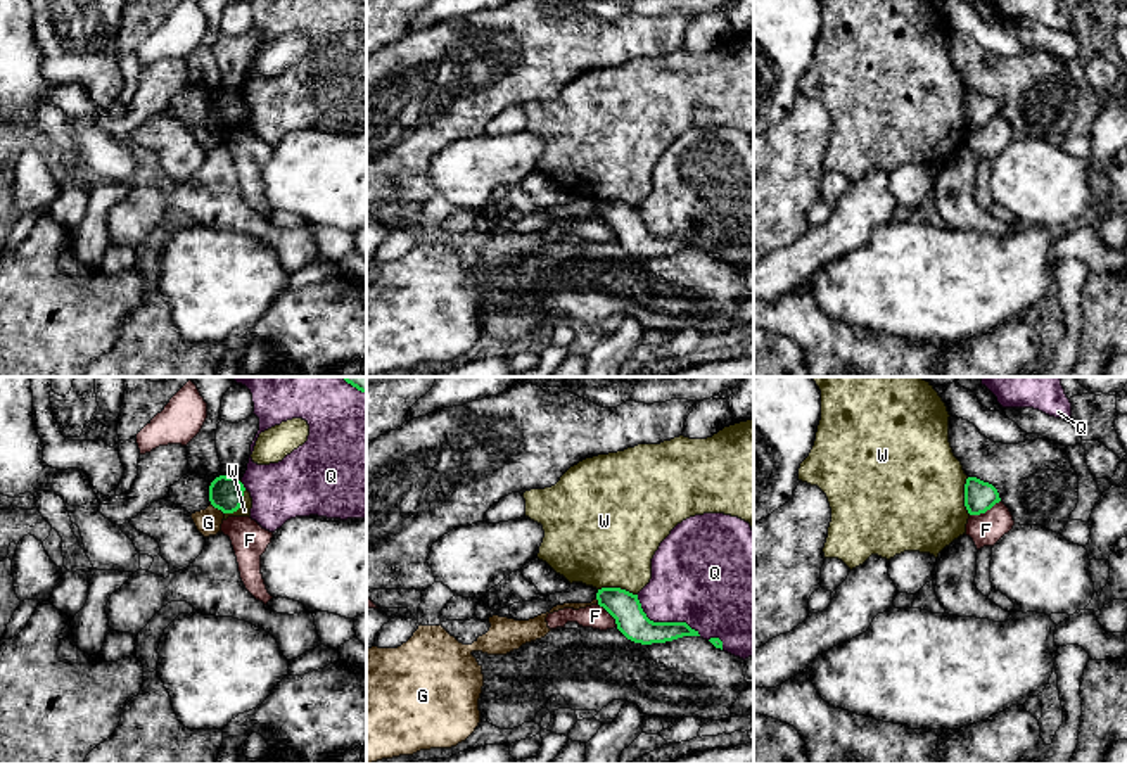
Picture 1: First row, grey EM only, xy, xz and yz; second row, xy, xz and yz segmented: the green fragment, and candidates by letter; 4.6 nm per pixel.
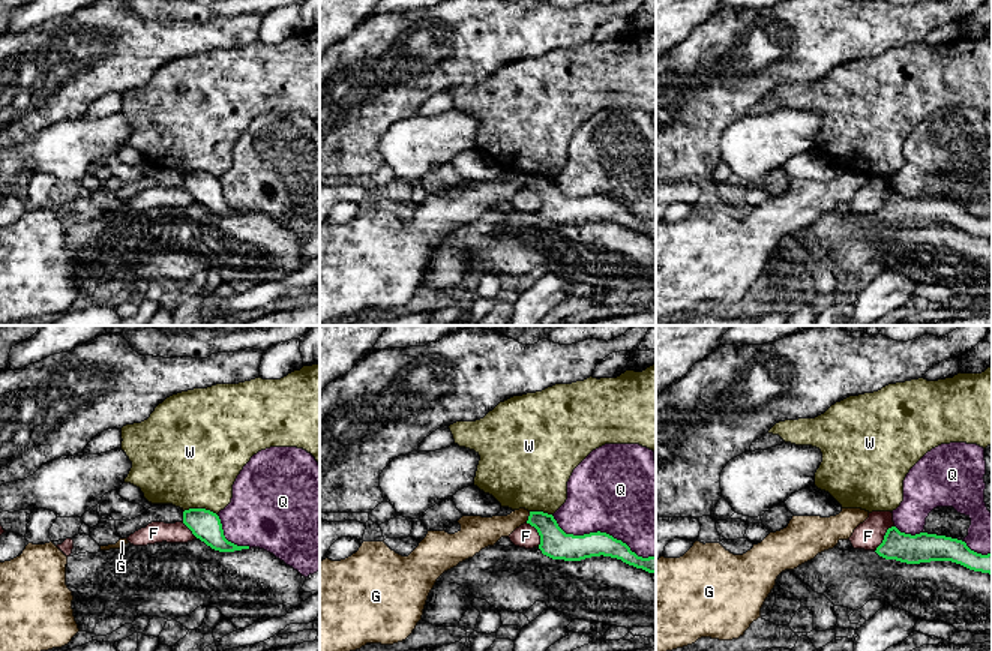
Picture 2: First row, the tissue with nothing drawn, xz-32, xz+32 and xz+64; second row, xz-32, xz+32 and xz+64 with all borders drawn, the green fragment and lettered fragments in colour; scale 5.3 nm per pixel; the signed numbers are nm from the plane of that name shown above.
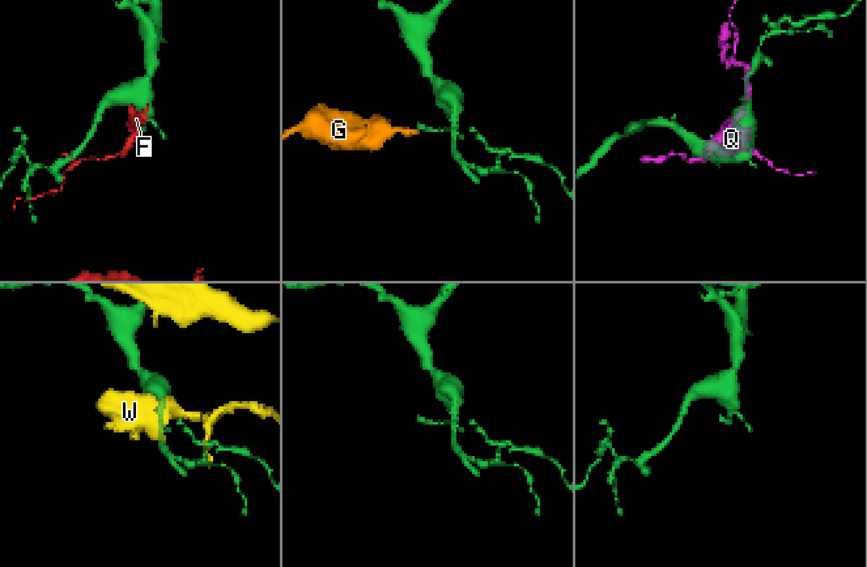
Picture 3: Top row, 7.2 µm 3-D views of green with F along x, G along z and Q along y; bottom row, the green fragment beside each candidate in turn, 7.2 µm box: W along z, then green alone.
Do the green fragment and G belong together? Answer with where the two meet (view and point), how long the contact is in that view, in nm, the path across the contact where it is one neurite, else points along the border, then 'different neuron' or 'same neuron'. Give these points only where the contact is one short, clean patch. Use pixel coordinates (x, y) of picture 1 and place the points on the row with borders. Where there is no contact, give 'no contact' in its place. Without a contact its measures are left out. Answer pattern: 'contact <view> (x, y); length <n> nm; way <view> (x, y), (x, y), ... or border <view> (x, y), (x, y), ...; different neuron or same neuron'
contact xy (218, 509); length 80 nm; border xy (211, 503), (223, 514); different neuron

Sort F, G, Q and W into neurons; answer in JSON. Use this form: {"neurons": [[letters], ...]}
{"neurons": [["F"], ["G"], ["Q"], ["W"]]}

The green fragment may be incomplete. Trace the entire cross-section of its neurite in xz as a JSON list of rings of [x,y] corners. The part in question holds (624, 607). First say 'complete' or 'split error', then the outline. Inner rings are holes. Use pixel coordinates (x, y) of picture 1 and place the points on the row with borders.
complete | [[[602,588],[596,593],[598,605],[603,607],[617,624],[617,629],[631,641],[641,645],[665,643],[683,636],[700,636],[686,622],[653,622],[646,617],[638,600],[621,588]]]

